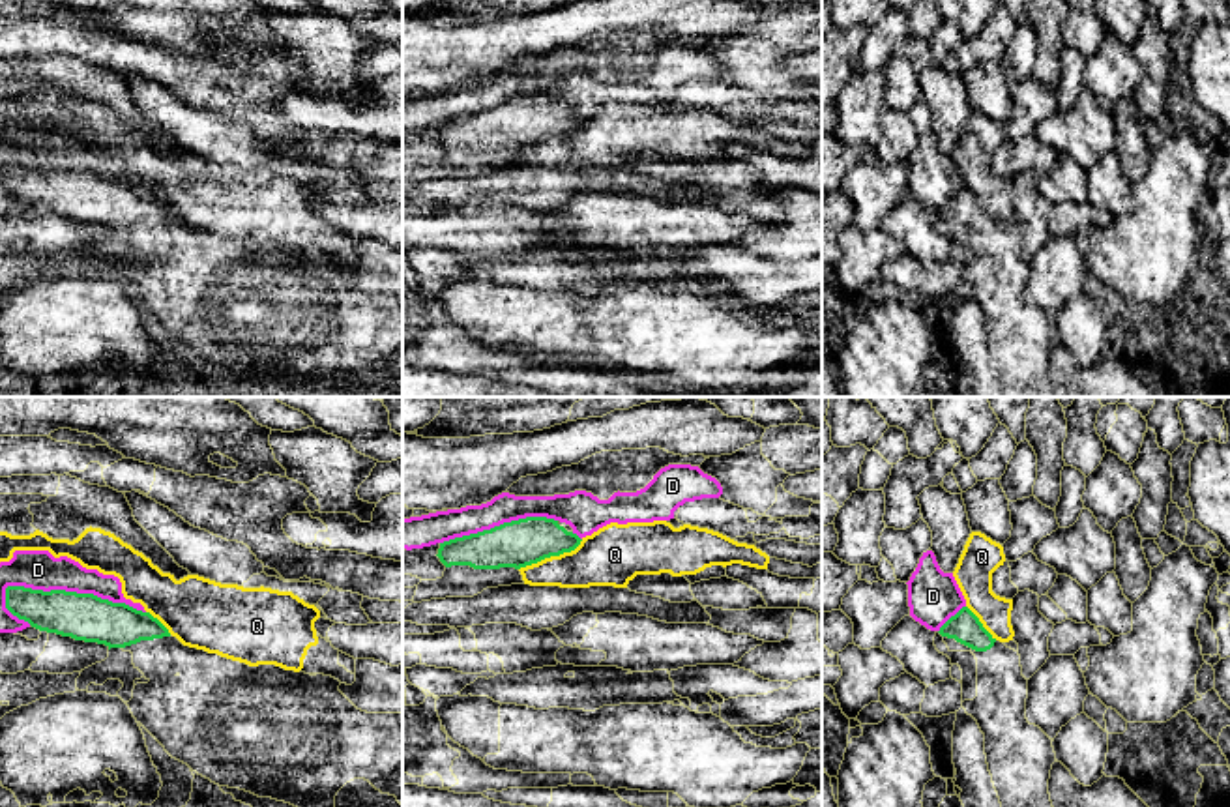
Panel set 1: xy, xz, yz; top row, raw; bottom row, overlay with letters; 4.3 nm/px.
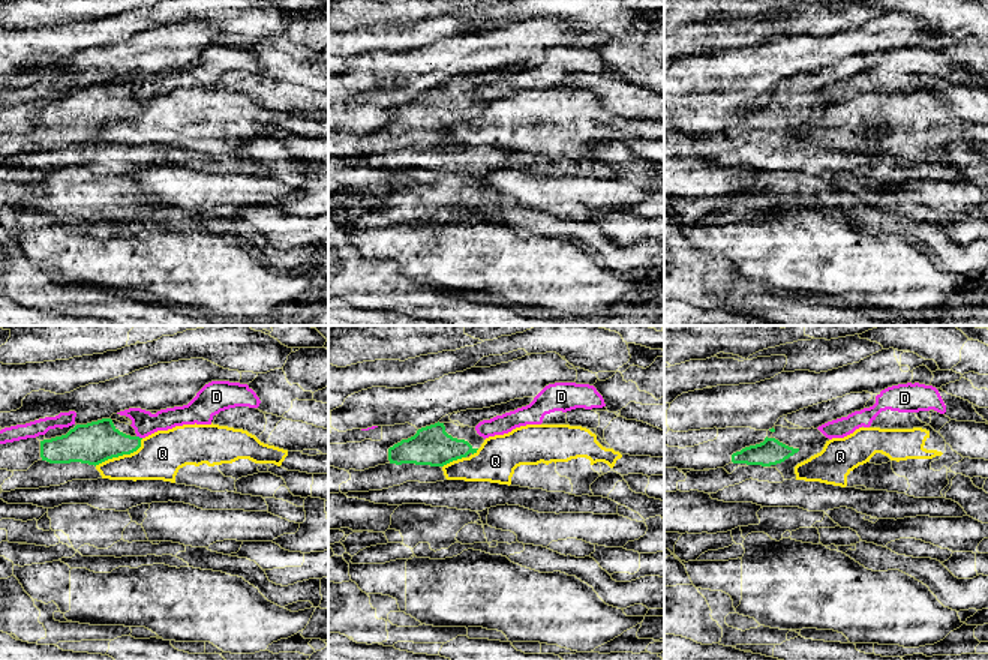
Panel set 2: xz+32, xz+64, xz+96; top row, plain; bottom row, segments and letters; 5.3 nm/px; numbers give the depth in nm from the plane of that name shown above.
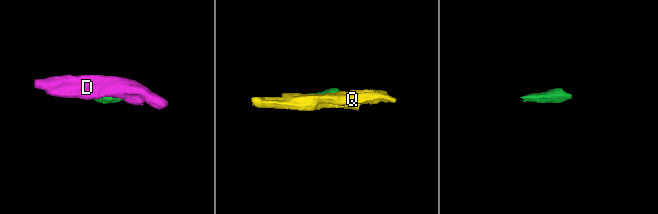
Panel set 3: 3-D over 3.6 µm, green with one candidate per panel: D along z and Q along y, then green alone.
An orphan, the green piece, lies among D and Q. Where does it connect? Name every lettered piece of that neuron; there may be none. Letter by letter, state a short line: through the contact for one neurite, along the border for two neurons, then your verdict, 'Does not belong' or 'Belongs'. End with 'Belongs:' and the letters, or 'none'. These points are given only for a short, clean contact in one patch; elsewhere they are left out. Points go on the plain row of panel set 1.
D: Does not belong
Q: Does not belong
Belongs: none

